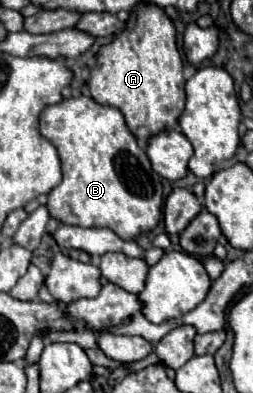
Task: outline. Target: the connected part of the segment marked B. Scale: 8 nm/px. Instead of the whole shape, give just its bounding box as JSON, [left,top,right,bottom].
[41,98,163,238]

